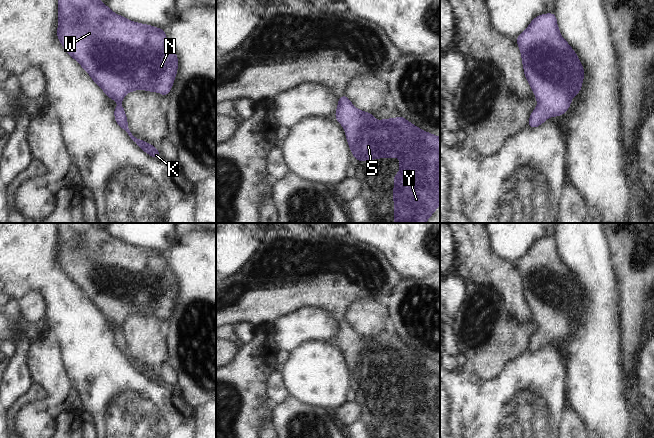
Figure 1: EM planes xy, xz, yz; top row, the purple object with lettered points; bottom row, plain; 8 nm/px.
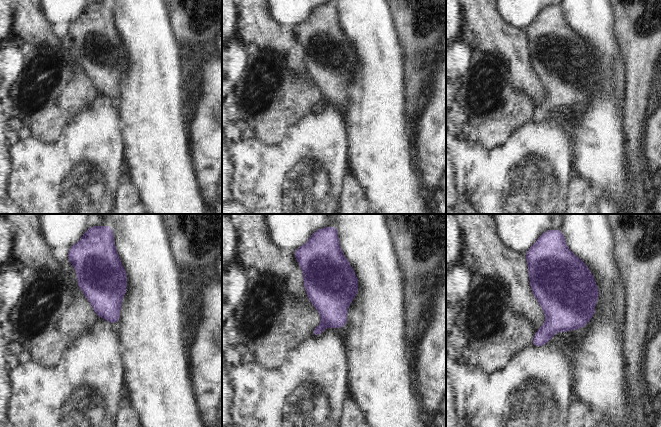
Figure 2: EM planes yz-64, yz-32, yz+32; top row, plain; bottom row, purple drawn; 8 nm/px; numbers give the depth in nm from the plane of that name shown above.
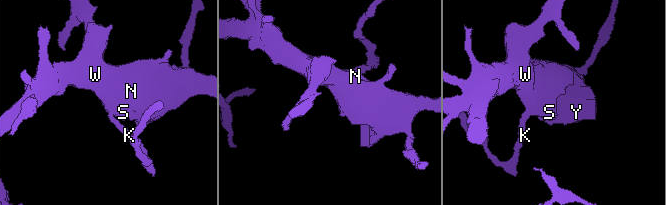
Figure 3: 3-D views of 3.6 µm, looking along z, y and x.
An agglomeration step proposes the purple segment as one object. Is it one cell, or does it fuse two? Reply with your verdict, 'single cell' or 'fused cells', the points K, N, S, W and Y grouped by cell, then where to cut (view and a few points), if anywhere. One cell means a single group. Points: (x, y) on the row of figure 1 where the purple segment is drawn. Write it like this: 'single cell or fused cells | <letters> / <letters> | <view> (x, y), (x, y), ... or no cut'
single cell | K N S W Y | no cut

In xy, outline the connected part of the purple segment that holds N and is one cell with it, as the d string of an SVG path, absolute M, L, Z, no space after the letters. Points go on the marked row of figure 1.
M58 0L58 31L57 37L64 49L87 70L89 76L102 88L111 99L118 102L114 109L114 116L118 125L124 129L130 138L146 153L155 159L161 159L159 151L154 145L150 145L132 135L128 128L125 111L121 100L134 90L161 92L167 97L173 86L177 74L178 59L170 43L166 40L165 29L157 29L153 26L140 24L127 20L113 13L99 0Z

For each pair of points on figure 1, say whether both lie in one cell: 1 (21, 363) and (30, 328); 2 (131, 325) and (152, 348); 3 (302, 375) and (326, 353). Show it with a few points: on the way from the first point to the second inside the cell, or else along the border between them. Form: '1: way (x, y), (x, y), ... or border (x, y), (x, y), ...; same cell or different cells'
1: border (13, 341), (21, 334), (30, 344); different cells
2: way (137, 331), (146, 342); same cell
3: way (308, 371), (320, 359); same cell

